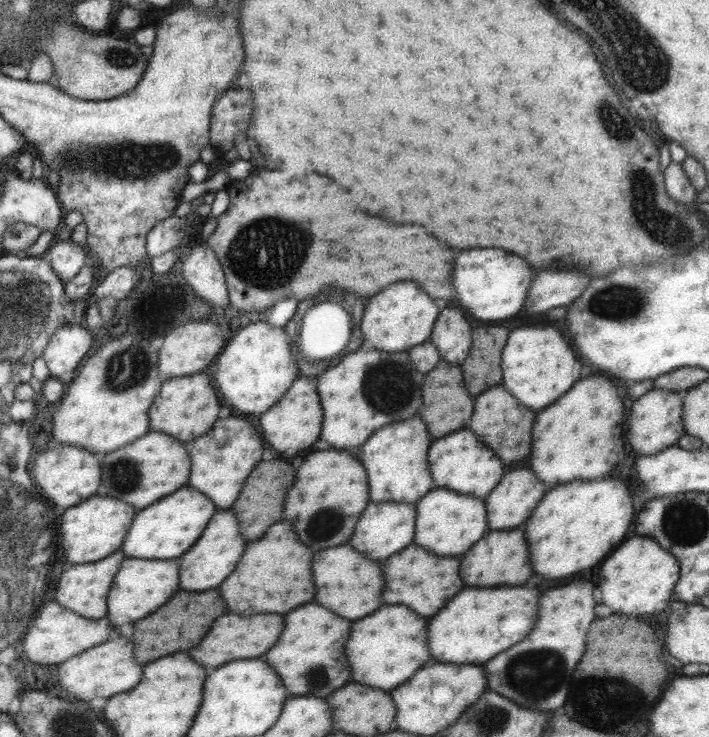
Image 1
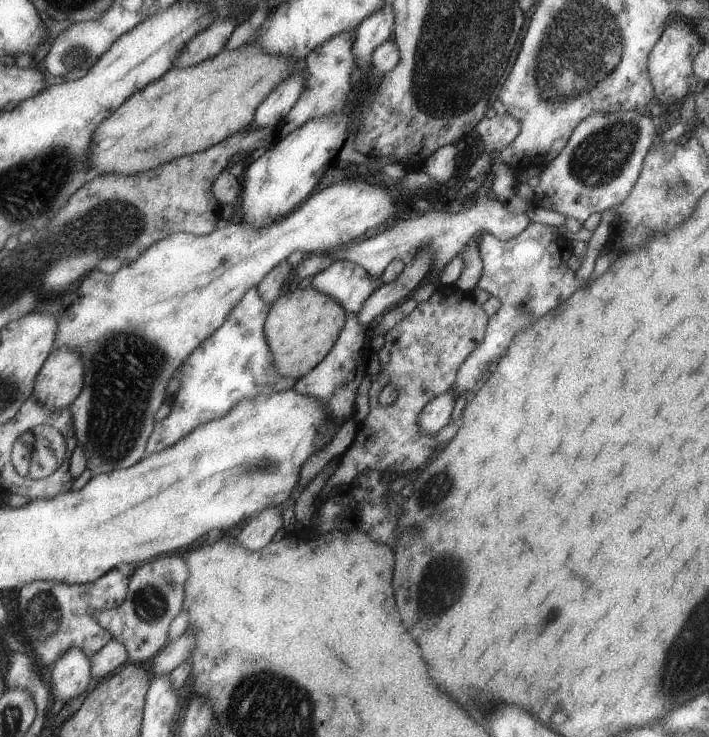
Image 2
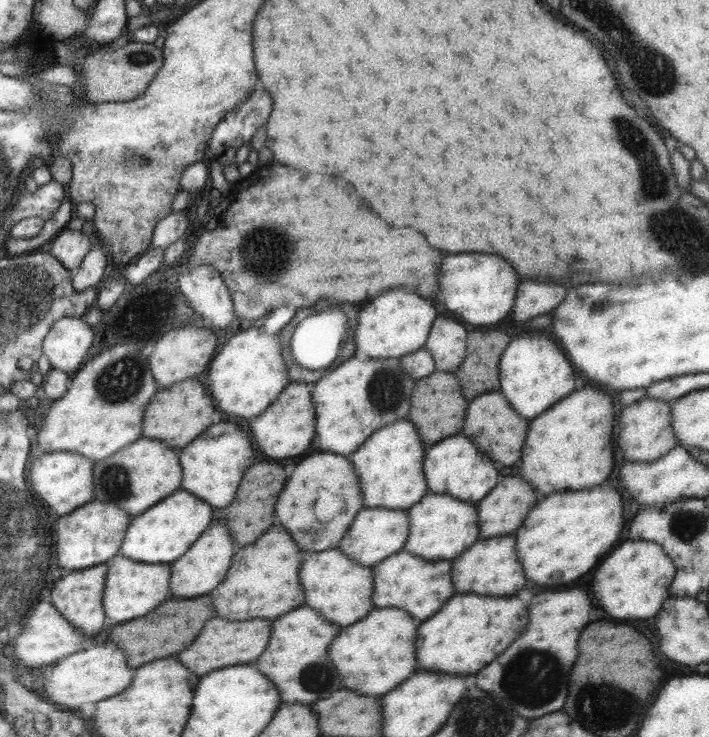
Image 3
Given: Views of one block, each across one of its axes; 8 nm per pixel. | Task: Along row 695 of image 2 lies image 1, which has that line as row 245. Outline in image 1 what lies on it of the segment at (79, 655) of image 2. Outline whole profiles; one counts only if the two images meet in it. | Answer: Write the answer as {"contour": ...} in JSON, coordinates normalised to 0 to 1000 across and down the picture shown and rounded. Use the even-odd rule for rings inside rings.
{"contour":[[[99,324],[75,330],[62,347],[89,383],[100,380],[126,351],[121,336],[114,336]]]}

